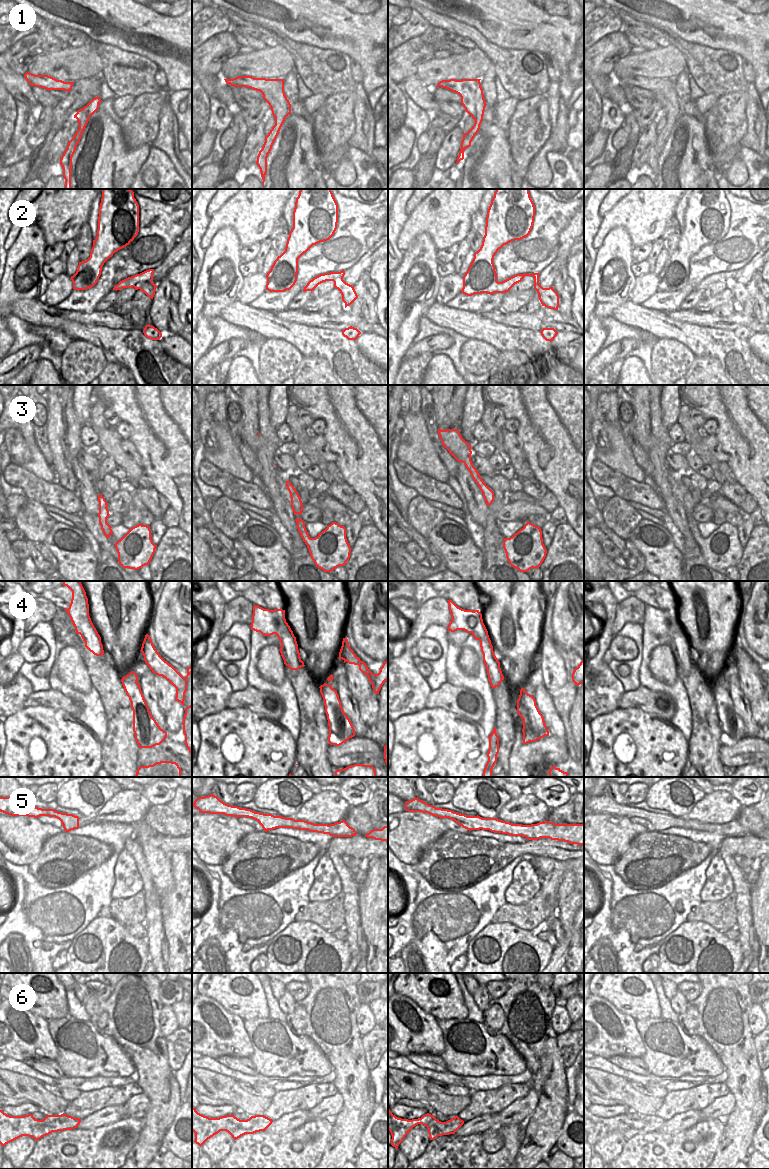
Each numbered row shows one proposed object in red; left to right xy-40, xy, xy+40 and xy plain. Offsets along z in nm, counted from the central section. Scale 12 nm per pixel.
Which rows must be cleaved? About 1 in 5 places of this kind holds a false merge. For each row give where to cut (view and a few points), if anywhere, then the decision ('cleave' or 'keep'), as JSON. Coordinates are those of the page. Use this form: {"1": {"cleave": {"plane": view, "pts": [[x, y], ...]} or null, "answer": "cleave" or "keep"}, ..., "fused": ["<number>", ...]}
{"1": {"cleave": null, "answer": "keep"}, "2": {"cleave": null, "answer": "keep"}, "3": {"cleave": null, "answer": "keep"}, "4": {"cleave": {"plane": "xy-40", "pts": [[71, 605], [79, 611], [79, 633]]}, "answer": "cleave"}, "5": {"cleave": null, "answer": "keep"}, "6": {"cleave": {"plane": "xy", "pts": [[230, 1115], [234, 1123], [228, 1132]]}, "answer": "cleave"}, "fused": ["4", "6"]}

